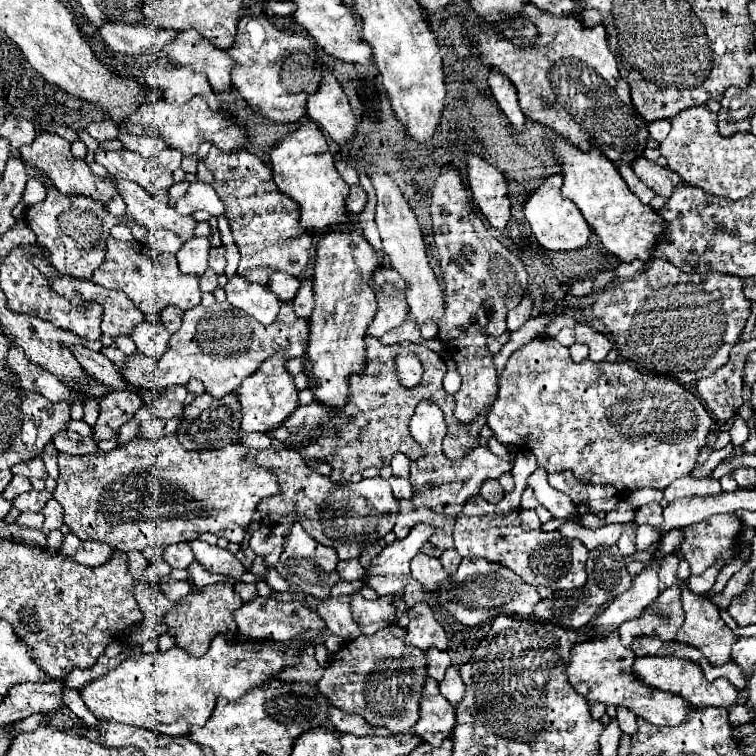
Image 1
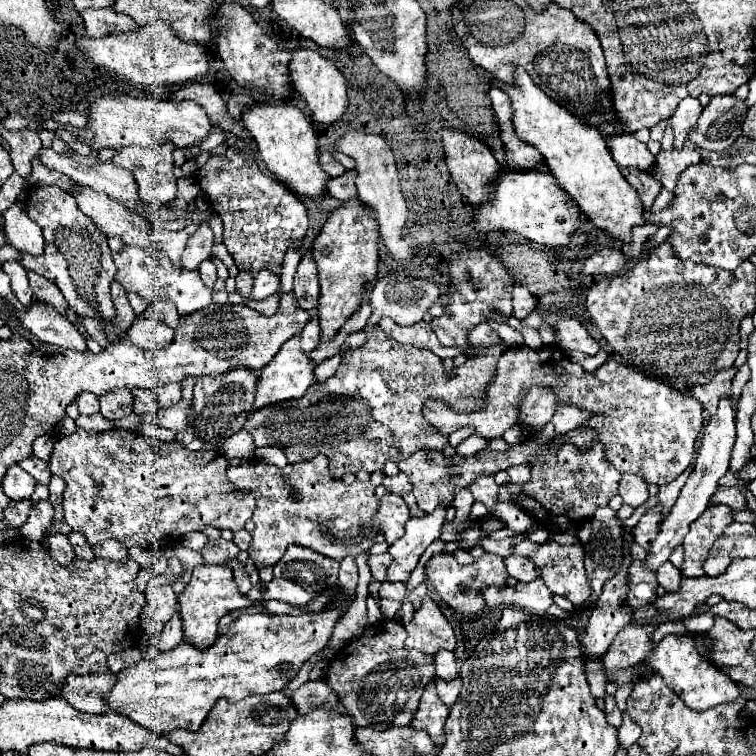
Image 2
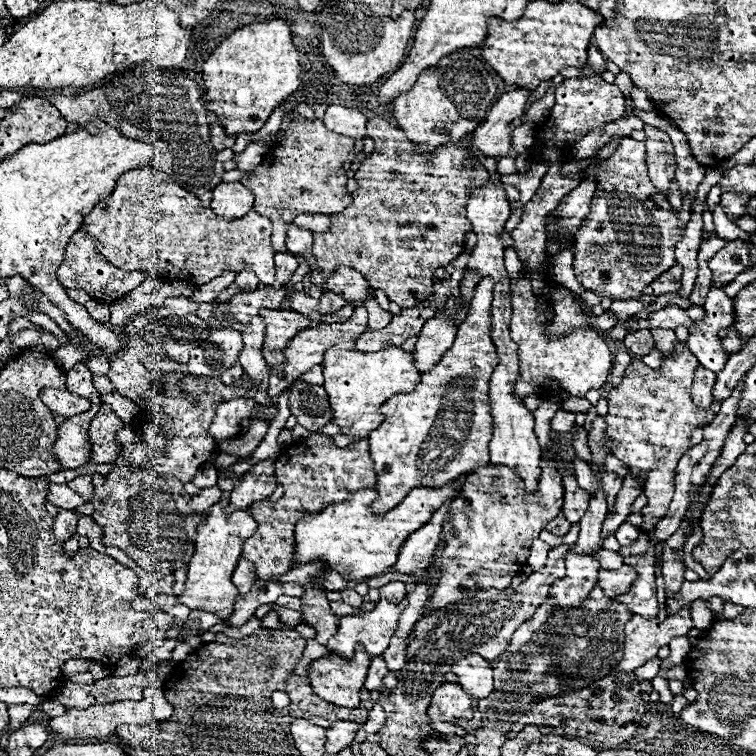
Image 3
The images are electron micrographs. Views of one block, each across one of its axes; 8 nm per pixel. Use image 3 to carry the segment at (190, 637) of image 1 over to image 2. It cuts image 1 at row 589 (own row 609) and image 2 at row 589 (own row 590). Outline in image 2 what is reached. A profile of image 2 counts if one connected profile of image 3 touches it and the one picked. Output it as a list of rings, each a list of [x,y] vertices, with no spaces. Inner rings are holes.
[[[196,566],[192,572],[192,580],[178,596],[178,604],[186,640],[196,648],[206,650],[218,638],[218,620],[236,608],[246,608],[252,602],[238,592],[228,566]]]

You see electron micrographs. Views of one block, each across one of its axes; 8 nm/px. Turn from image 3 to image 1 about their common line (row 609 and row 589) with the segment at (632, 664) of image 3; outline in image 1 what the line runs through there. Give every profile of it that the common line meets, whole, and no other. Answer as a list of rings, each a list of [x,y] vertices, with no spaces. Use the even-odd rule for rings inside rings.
[[[680,584],[682,586],[682,608],[684,608],[684,624],[680,628],[680,632],[676,634],[676,640],[678,642],[684,642],[684,644],[690,644],[690,646],[696,646],[702,650],[702,654],[710,660],[710,664],[714,666],[722,666],[722,664],[728,664],[732,662],[732,646],[736,644],[738,636],[724,624],[724,620],[720,618],[718,614],[718,608],[704,596],[698,596],[694,592],[688,590],[688,584]]]

